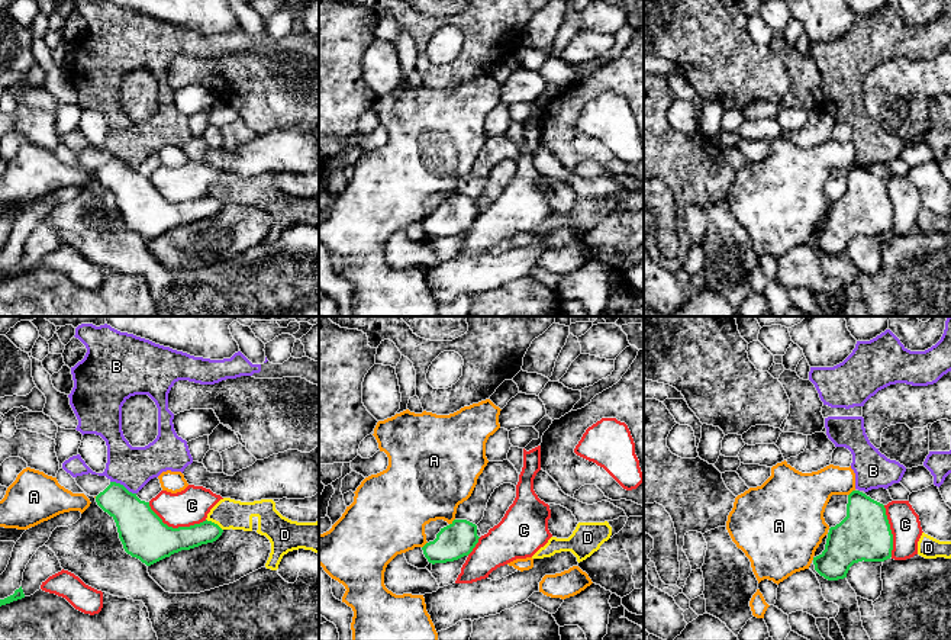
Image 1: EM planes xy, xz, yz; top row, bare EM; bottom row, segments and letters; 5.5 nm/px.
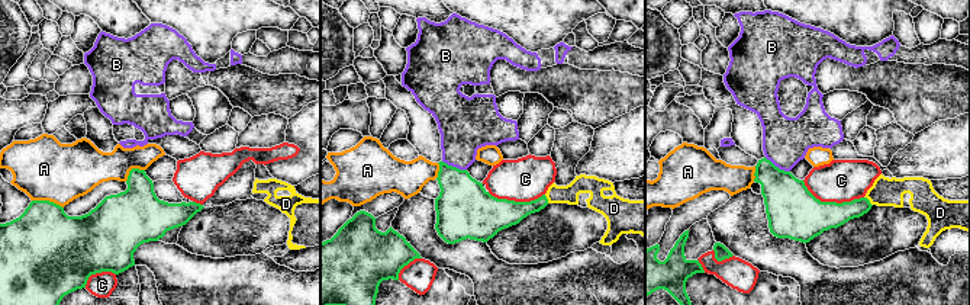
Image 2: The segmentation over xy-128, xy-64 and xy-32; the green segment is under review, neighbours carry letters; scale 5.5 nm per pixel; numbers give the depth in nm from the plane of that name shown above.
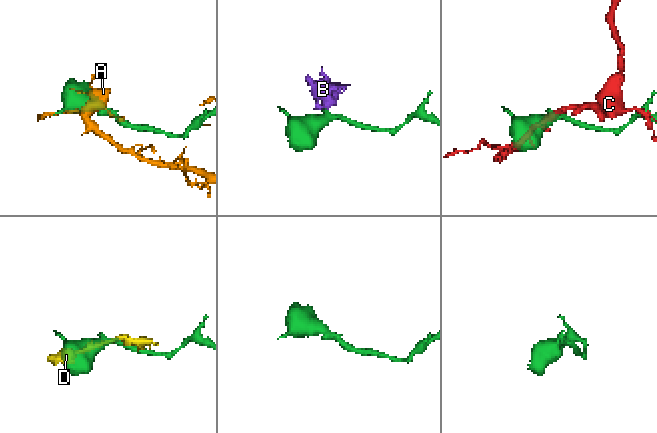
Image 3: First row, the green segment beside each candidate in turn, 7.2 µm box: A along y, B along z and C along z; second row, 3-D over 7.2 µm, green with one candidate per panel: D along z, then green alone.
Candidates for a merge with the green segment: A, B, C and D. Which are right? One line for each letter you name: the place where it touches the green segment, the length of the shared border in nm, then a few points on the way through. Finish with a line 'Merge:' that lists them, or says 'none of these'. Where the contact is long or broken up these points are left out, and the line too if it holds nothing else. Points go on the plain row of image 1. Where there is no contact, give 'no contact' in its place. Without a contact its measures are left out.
Merge: none of these

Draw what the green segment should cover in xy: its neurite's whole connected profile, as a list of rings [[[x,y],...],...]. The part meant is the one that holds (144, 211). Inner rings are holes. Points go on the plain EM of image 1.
[[[110,157],[96,171],[96,177],[115,194],[125,226],[146,241],[181,225],[213,218],[223,208],[207,194],[190,202],[168,202],[151,184],[149,177],[141,176],[136,168],[116,157]]]

